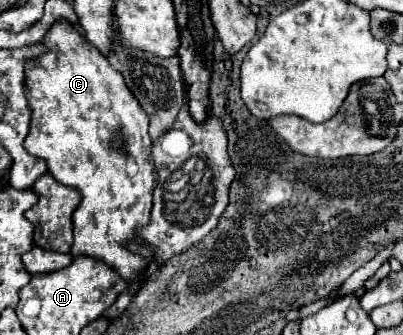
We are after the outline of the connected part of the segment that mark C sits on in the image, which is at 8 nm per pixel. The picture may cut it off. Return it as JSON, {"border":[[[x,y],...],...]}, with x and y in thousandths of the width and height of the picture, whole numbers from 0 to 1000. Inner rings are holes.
{"border":[[[144,57],[119,93],[114,104],[104,110],[99,134],[114,140],[114,158],[94,170],[94,182],[69,182],[65,194],[65,278],[69,278],[69,313],[74,313],[74,337],[79,337],[79,355],[74,355],[74,397],[65,403],[60,415],[60,445],[74,457],[74,463],[89,463],[99,475],[114,481],[119,493],[119,516],[144,540],[144,546],[159,546],[159,552],[174,552],[174,558],[189,558],[199,576],[203,576],[203,606],[194,612],[194,624],[184,630],[184,725],[179,725],[179,761],[218,761],[218,767],[238,767],[243,779],[258,779],[263,791],[283,797],[308,833],[323,839],[323,863],[313,875],[303,875],[293,887],[293,899],[258,934],[263,946],[283,952],[293,946],[293,934],[303,922],[313,922],[313,910],[333,893],[337,881],[337,863],[347,857],[347,845],[357,839],[357,773],[347,761],[333,761],[313,743],[313,719],[337,719],[347,713],[337,701],[337,672],[347,666],[362,666],[372,654],[372,624],[377,624],[377,564],[387,552],[387,510],[382,510],[382,493],[377,493],[377,469],[372,469],[372,439],[377,439],[377,415],[367,403],[367,343],[357,337],[357,325],[347,325],[347,307],[337,301],[337,290],[323,278],[323,266],[308,254],[308,236],[298,230],[298,218],[288,218],[288,206],[278,206],[278,194],[268,188],[268,176],[233,140],[223,134],[169,63],[159,57]],[[288,403],[298,409],[298,427],[283,433],[283,415]]]}

